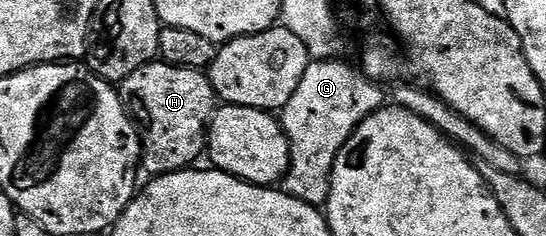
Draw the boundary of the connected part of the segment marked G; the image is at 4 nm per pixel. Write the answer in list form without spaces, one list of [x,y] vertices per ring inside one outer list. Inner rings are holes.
[[[310,60],[303,79],[299,79],[299,87],[295,87],[295,95],[279,113],[289,140],[289,172],[283,178],[283,192],[308,205],[321,207],[329,200],[331,175],[339,151],[359,125],[387,101],[376,80],[343,62]]]

